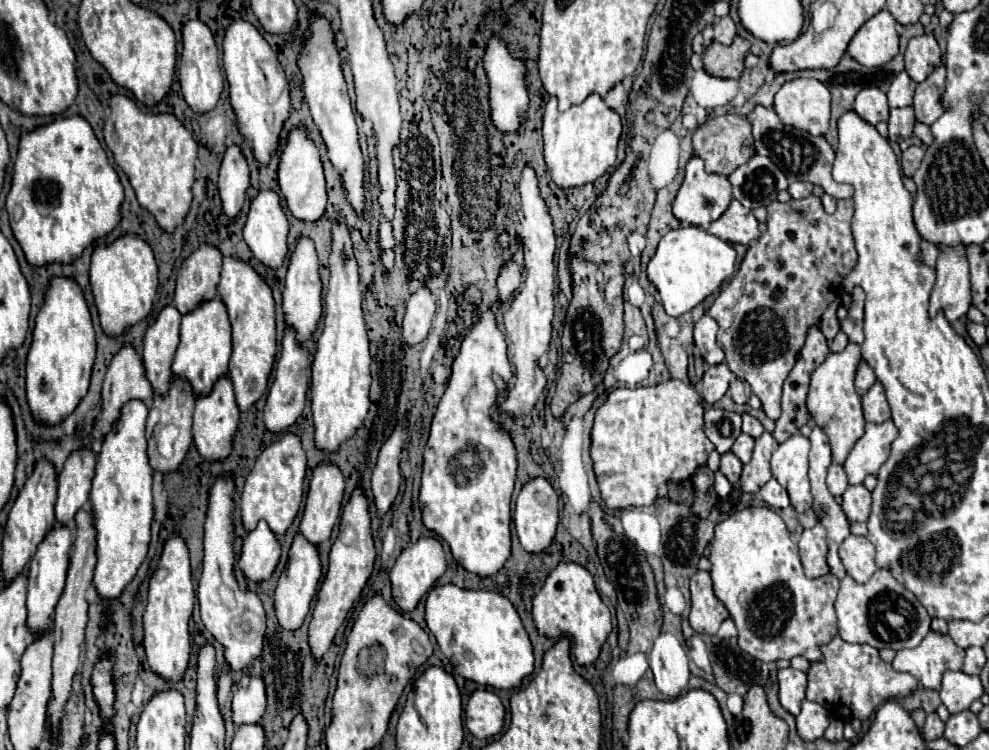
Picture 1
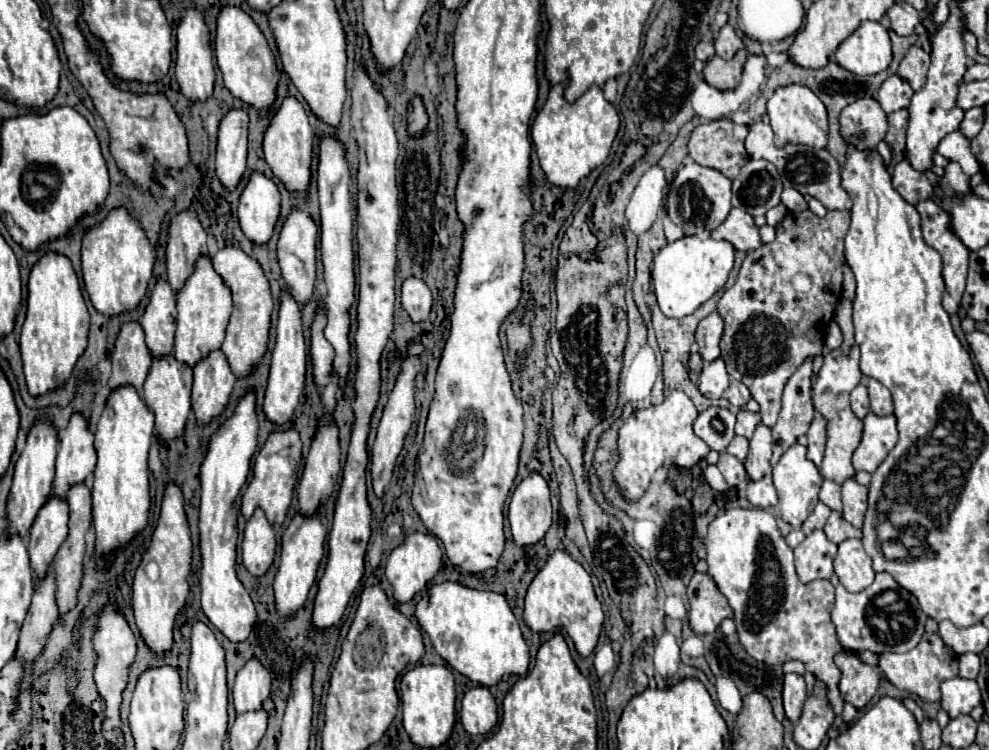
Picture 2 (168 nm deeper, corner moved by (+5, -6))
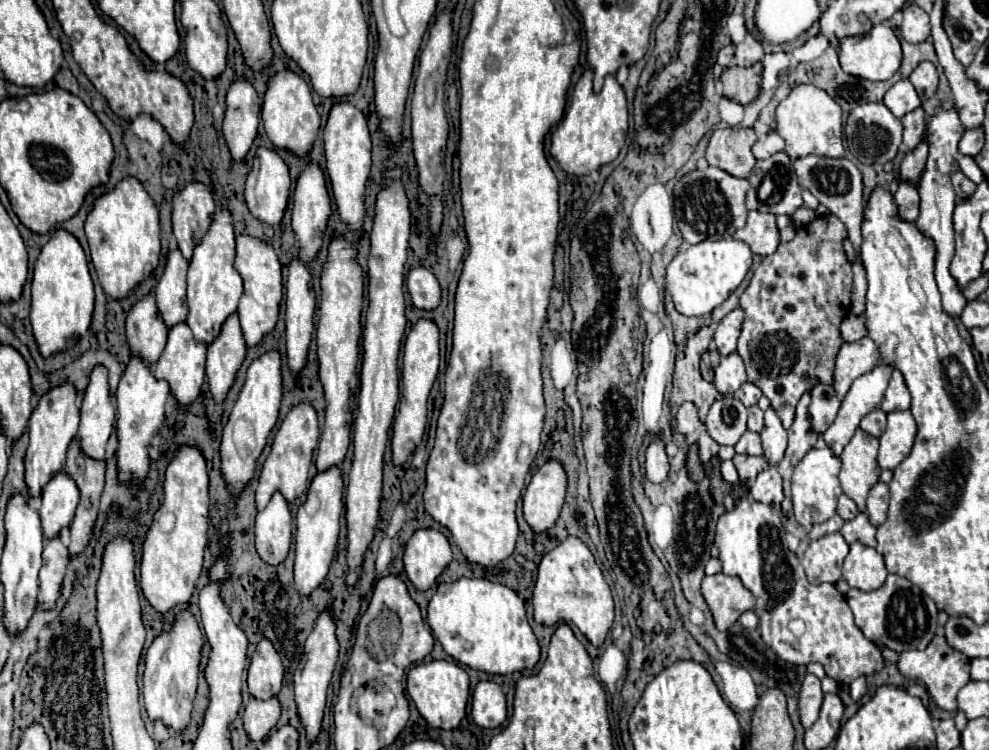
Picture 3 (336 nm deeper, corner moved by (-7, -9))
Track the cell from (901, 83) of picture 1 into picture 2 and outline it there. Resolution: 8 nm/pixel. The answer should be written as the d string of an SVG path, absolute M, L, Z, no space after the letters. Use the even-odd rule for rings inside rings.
M899 75L887 77L877 91L877 101L885 113L893 113L897 109L909 107L911 97L913 97L913 89Z

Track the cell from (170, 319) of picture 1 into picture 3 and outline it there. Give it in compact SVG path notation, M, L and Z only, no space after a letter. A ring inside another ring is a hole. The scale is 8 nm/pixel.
M179 250L169 252L165 272L155 288L155 302L165 326L177 326L179 322L187 320L187 260L181 256Z

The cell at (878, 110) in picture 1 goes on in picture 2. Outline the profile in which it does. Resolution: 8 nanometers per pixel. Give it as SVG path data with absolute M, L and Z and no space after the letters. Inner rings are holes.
M873 97L857 99L839 115L841 137L849 147L875 151L887 133L887 113Z

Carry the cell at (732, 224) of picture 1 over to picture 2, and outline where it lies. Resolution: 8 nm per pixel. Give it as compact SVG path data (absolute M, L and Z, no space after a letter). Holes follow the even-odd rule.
M733 209L729 217L711 233L711 237L733 243L737 251L753 251L763 245L759 237L759 227L753 223L753 217L743 209Z

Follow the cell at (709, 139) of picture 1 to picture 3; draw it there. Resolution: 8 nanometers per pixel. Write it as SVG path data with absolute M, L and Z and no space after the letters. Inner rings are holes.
M717 128L709 138L705 160L735 178L749 178L757 162L751 154L755 140L757 134L751 128Z

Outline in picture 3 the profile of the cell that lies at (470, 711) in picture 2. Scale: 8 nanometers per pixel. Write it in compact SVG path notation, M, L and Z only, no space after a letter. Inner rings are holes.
M483 680L473 690L471 716L481 728L499 728L507 718L505 694L499 684Z

